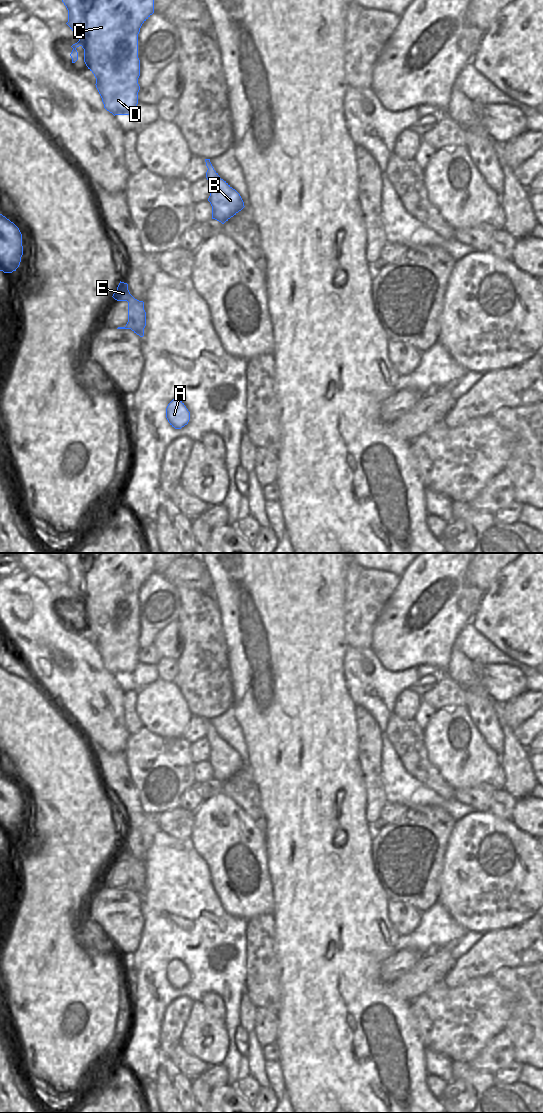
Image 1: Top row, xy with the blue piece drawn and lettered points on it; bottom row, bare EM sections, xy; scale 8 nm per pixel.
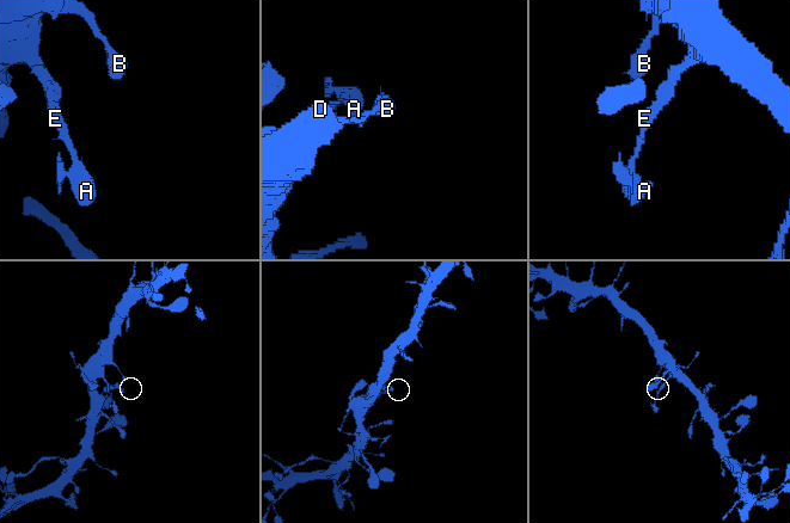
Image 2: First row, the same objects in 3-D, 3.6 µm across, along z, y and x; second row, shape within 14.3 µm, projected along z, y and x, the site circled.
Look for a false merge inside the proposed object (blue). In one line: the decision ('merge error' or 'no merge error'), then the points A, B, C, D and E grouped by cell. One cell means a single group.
no merge error; A B C D E

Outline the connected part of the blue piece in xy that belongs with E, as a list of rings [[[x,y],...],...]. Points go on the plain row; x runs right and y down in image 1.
[[[121,841],[112,857],[117,861],[128,862],[128,882],[125,887],[118,887],[117,889],[131,889],[134,893],[143,897],[146,886],[144,862],[135,859],[128,850],[128,844]]]

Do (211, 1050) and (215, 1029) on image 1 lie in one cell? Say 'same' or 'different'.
same

